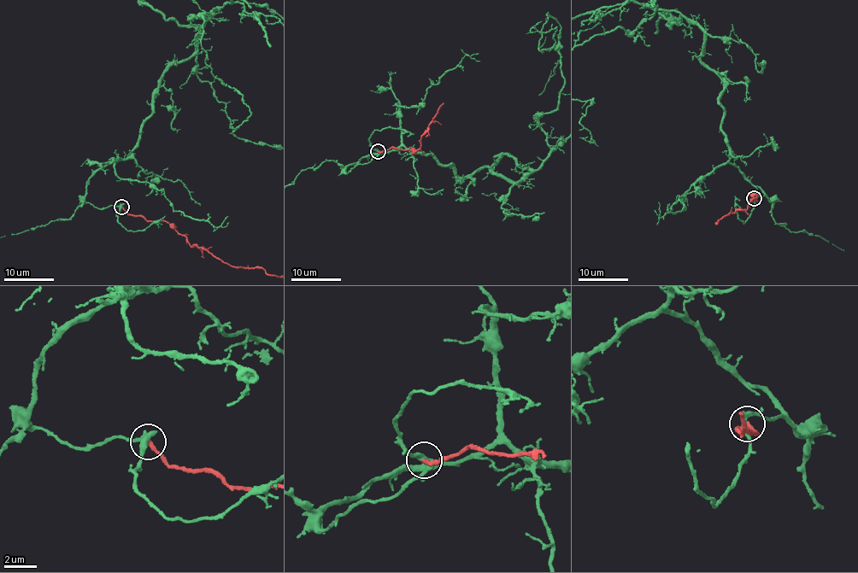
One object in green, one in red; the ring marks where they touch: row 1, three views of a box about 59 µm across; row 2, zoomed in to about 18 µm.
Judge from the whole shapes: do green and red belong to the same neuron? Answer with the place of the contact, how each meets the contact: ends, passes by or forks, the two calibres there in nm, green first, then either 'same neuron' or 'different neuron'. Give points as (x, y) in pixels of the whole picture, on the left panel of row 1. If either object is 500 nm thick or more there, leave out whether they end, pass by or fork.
at (121, 207); green passes by; red ends there; 360 nm thick on the green side, 240 nm on the other; different neuron

